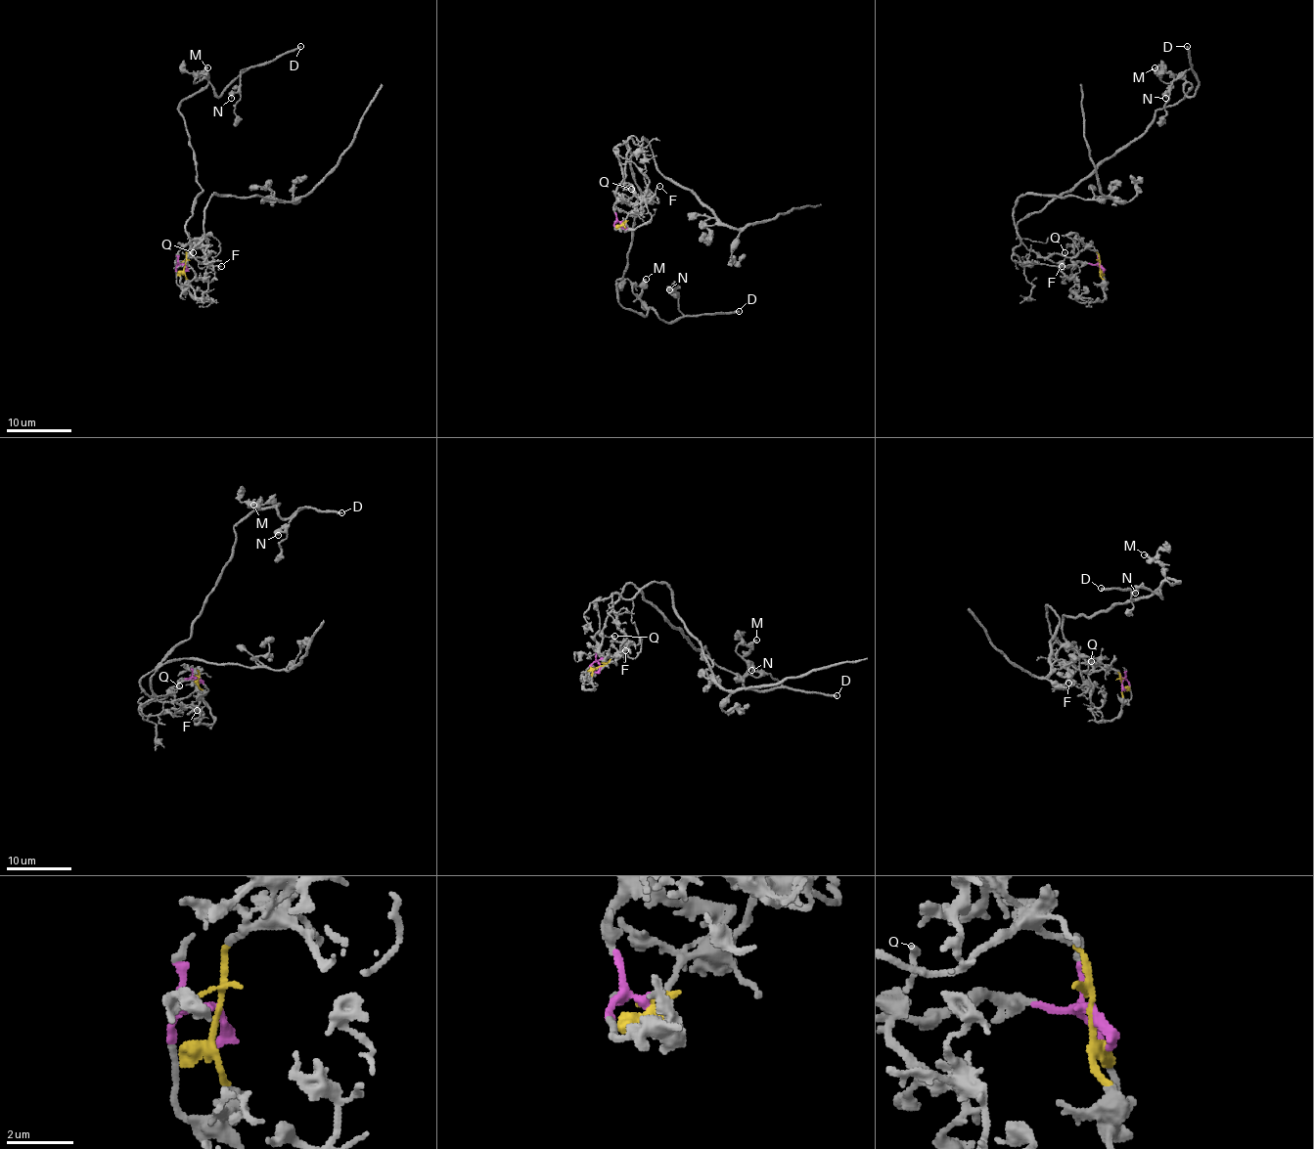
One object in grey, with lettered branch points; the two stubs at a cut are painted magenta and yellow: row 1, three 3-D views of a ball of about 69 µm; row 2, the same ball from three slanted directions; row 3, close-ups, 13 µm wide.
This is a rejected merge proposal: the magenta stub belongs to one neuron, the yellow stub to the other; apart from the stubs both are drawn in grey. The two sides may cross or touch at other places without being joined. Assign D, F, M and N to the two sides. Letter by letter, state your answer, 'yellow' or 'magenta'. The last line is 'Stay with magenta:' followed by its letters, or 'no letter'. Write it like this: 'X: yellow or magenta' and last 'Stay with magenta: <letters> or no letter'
D: yellow
F: magenta
M: yellow
N: yellow
Stay with magenta: F

